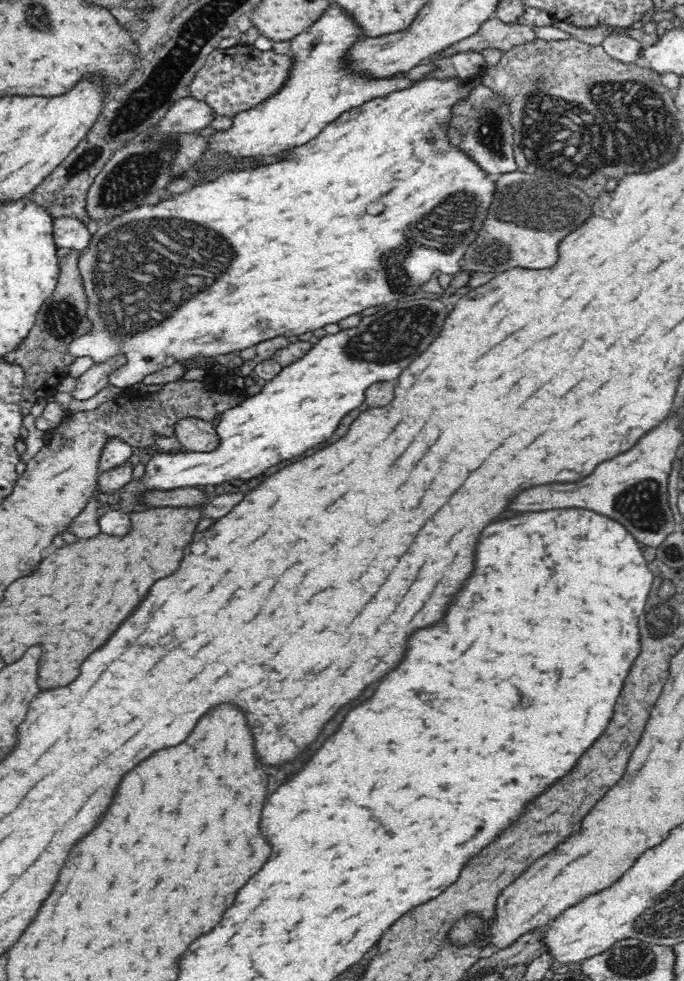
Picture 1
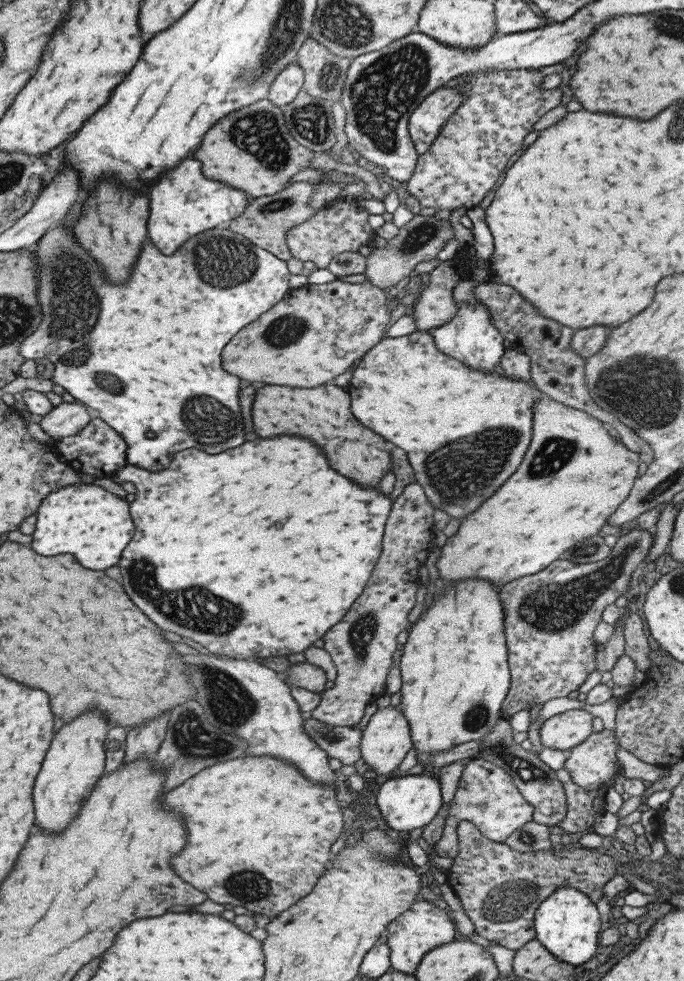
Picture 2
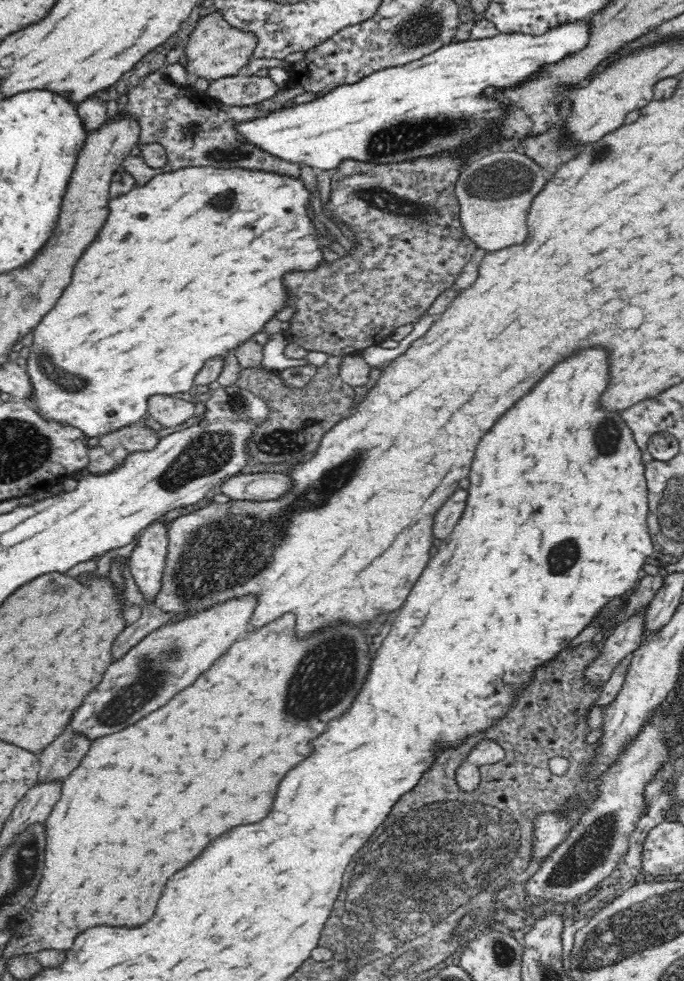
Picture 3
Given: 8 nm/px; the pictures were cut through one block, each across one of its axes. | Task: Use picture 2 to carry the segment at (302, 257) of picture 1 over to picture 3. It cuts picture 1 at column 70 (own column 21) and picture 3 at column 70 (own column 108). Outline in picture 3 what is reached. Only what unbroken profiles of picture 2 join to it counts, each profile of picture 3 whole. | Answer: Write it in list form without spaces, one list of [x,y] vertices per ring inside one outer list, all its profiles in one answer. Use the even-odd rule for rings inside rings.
[[[190,166],[174,172],[157,174],[144,186],[137,185],[115,199],[110,199],[109,215],[100,232],[94,238],[94,244],[86,248],[82,258],[78,260],[72,282],[58,300],[58,304],[42,318],[42,322],[34,328],[34,344],[30,346],[30,354],[25,364],[26,372],[32,383],[29,401],[31,406],[47,420],[59,422],[62,426],[69,424],[79,428],[85,436],[94,438],[124,426],[130,426],[138,420],[143,421],[148,410],[150,397],[154,395],[172,395],[186,392],[194,385],[194,378],[212,356],[224,357],[233,352],[246,338],[256,332],[260,333],[264,324],[272,320],[272,316],[284,306],[284,272],[292,270],[314,270],[322,262],[322,248],[328,246],[328,238],[316,232],[310,216],[306,214],[306,205],[310,203],[310,191],[304,187],[299,178],[290,178],[273,172],[261,170],[240,170],[240,168],[212,168],[211,166]],[[148,326],[148,328],[146,328]],[[142,334],[142,336],[140,336]],[[44,354],[50,364],[44,364]],[[72,382],[72,384],[68,384]],[[68,386],[68,388],[66,388]]]

